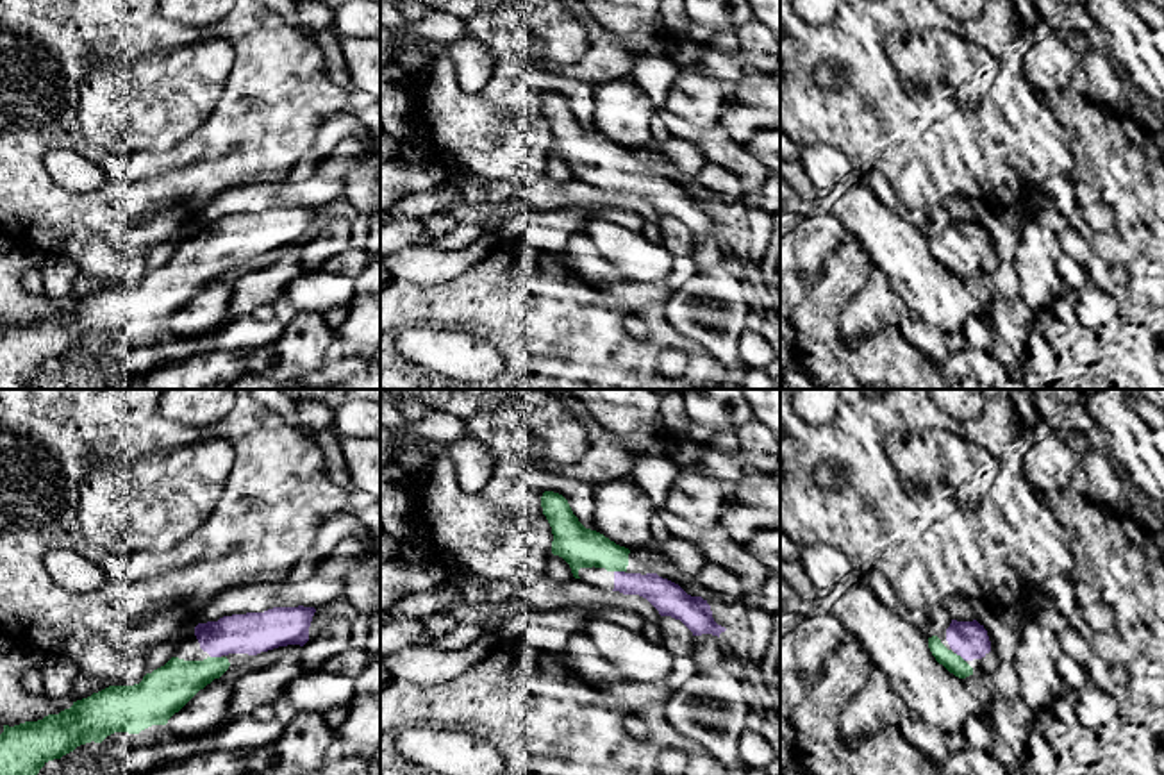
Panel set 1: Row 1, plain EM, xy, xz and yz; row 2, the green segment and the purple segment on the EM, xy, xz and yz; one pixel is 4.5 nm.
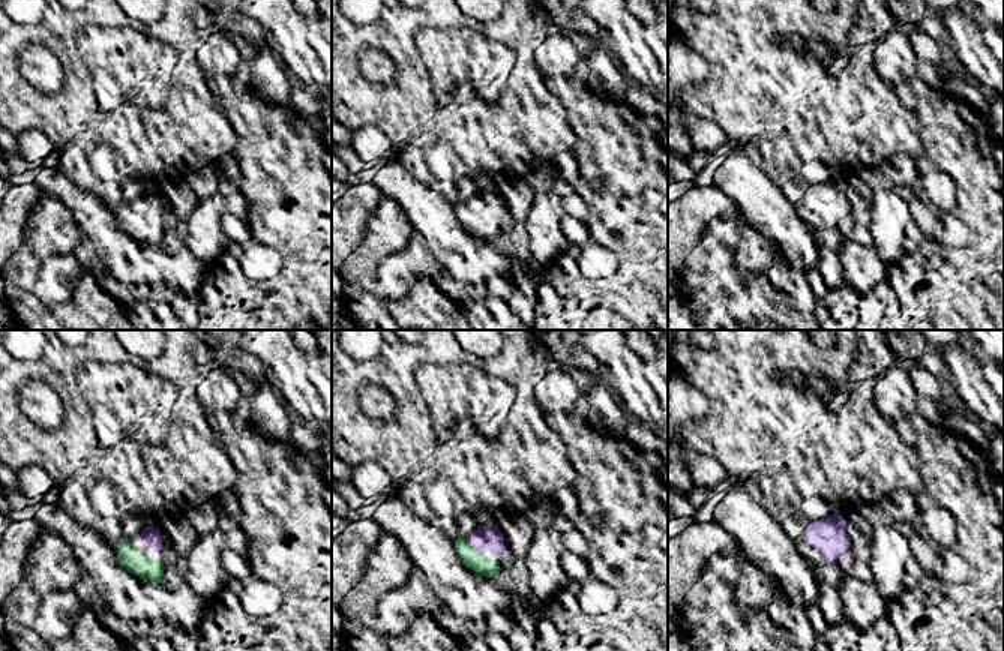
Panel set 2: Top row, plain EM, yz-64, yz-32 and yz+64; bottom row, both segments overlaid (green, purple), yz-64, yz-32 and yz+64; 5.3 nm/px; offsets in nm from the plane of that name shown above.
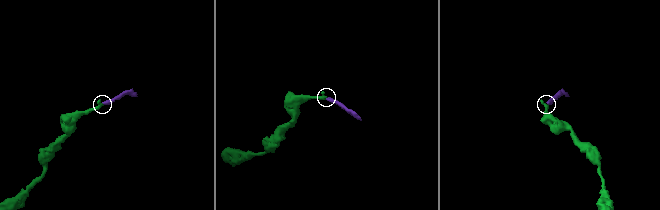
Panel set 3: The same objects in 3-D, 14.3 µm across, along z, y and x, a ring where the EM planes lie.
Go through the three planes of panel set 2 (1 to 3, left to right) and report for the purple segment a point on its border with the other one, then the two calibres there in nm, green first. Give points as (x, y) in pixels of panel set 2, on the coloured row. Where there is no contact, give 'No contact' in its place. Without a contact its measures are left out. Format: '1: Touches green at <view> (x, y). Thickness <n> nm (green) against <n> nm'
1: No contact
2: Touches green at yz-32 (477, 551). Thickness 110 nm (green) against 130 nm
3: No contact

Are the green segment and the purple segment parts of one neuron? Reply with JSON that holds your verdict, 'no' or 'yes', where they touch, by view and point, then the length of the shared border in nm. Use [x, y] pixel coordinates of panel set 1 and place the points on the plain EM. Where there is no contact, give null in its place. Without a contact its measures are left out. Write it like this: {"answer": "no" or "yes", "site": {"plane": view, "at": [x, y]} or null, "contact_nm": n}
{"answer": "yes", "site": {"plane": "xy", "at": [216, 258]}, "contact_nm": 50}

